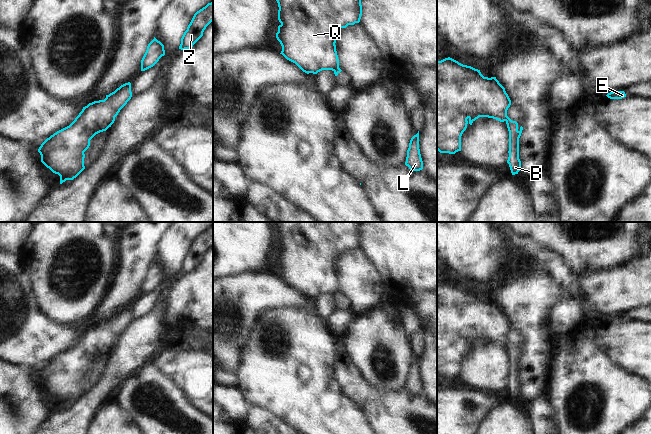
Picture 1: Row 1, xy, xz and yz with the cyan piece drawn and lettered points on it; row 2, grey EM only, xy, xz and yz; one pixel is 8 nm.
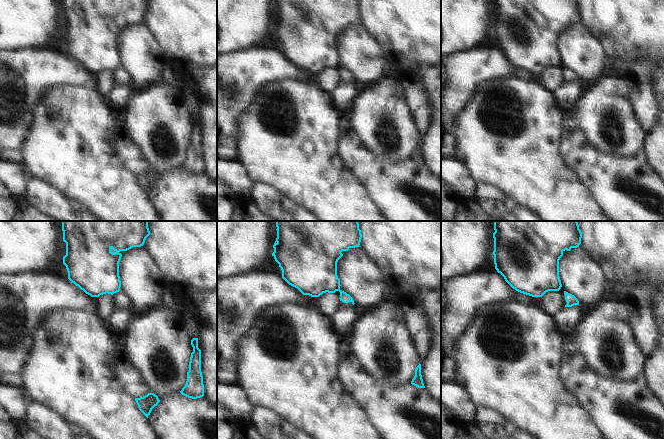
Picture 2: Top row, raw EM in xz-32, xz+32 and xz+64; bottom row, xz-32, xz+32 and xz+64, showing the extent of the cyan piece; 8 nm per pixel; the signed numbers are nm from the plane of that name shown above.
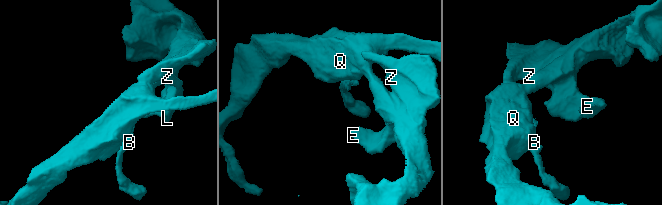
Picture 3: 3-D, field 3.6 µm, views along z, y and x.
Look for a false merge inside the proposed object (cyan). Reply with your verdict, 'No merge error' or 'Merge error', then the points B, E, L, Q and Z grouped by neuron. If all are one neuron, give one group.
Merge error. Groups: B / E L Q Z

